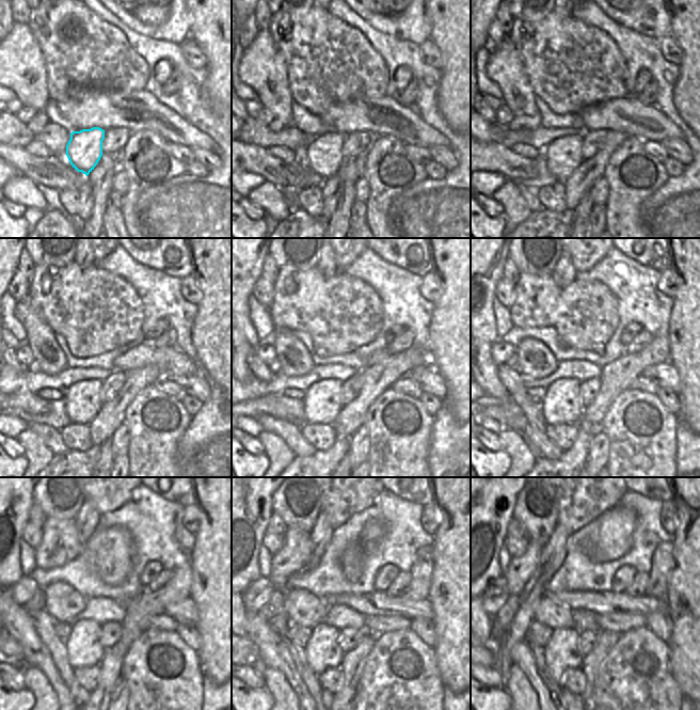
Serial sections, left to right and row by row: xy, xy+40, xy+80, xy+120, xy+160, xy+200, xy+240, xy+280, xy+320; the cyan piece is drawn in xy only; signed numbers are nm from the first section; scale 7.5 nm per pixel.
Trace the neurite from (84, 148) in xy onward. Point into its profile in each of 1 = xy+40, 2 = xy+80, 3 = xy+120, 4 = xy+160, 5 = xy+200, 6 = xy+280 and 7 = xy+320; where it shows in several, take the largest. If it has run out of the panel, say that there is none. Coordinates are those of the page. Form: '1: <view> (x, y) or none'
1: xy+40 (323, 152)
2: xy+80 (562, 156)
3: xy+120 (83, 399)
4: xy+160 (322, 403)
5: xy+200 (561, 405)
6: xy+280 (322, 651)
7: xy+320 (561, 653)

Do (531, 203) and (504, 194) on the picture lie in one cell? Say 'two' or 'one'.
two

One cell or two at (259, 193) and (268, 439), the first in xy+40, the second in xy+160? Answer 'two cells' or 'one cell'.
one cell

